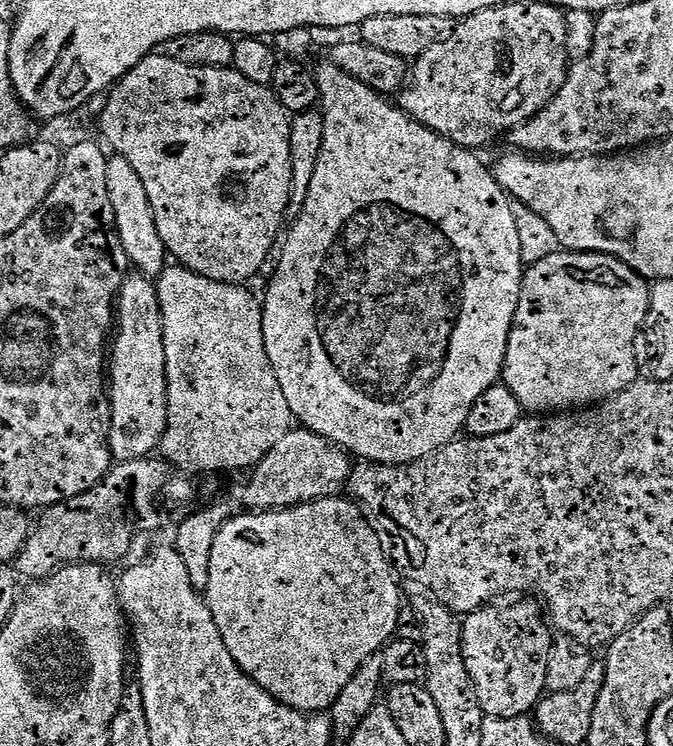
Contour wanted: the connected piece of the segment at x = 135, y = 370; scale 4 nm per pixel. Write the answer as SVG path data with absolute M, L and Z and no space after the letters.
M131 273L124 280L117 296L116 331L108 364L108 393L111 402L111 433L108 435L108 448L113 459L117 463L124 463L149 457L159 447L168 426L168 387L160 303L155 283L143 273Z

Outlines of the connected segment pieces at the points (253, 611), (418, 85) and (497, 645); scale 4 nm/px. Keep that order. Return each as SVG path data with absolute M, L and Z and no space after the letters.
M305 502L275 512L252 512L233 516L222 526L222 530L218 530L218 538L214 538L214 550L210 550L210 578L206 599L214 622L222 634L222 642L226 642L226 650L230 650L234 662L238 662L240 669L251 680L258 682L262 690L269 692L278 702L309 714L327 713L338 694L342 694L346 682L354 678L354 670L358 670L358 666L362 666L366 658L377 655L396 636L402 609L402 588L396 585L397 573L375 527L367 519L355 520L352 516L343 516L339 506L332 503L336 502Z
M505 2L497 8L487 8L481 12L475 12L472 16L463 17L453 27L449 36L444 37L434 46L430 46L430 50L426 50L426 54L422 54L411 65L408 82L398 93L398 107L409 118L417 120L418 123L430 130L434 130L442 138L469 150L481 150L480 148L486 147L491 140L498 139L503 132L504 135L511 133L512 129L518 127L519 124L524 124L530 118L537 116L556 97L556 92L563 86L570 67L570 59L568 60L568 24L564 21L564 16L565 13L552 5L551 2L544 2L544 4L512 4L512 2Z
M516 598L513 604L493 602L477 612L469 612L462 623L462 658L466 662L466 674L470 674L470 682L474 682L478 702L482 706L485 717L498 719L528 716L540 703L546 692L546 666L550 662L550 650L554 639L541 605L532 598Z

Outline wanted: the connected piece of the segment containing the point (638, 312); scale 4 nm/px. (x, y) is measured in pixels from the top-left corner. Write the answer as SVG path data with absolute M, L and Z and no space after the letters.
M557 250L537 264L531 265L524 273L522 290L518 298L518 310L512 323L512 333L508 339L508 349L504 359L502 382L518 398L521 409L528 414L564 414L569 410L583 410L589 406L603 404L611 396L625 392L638 379L638 356L636 360L636 335L641 335L644 321L648 319L649 281L637 274L630 266L626 266L613 256L602 256L598 252L573 252Z

